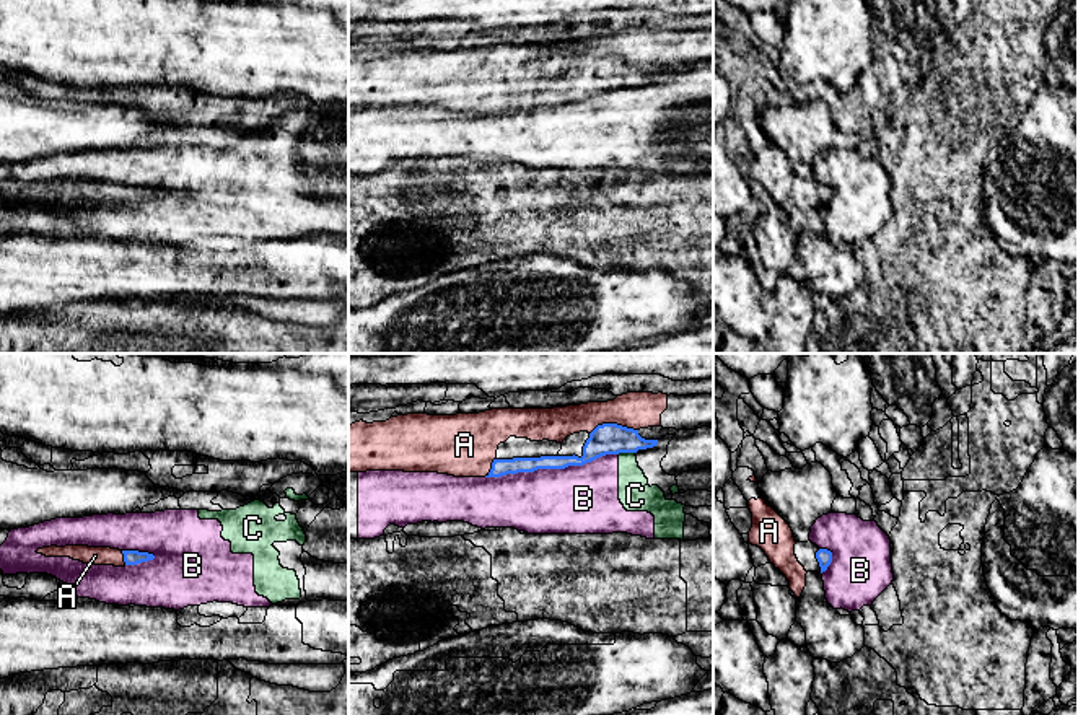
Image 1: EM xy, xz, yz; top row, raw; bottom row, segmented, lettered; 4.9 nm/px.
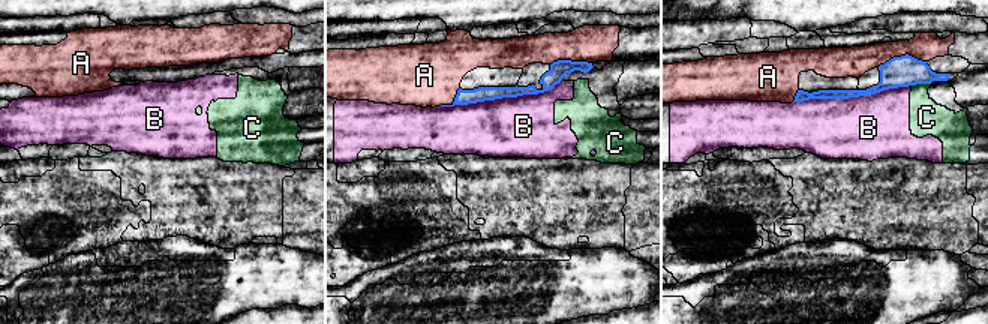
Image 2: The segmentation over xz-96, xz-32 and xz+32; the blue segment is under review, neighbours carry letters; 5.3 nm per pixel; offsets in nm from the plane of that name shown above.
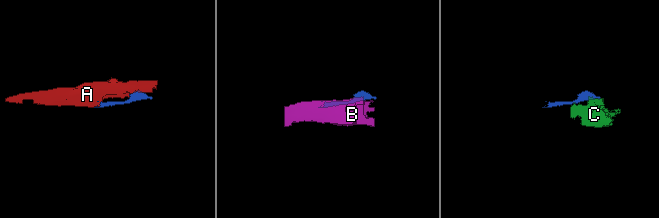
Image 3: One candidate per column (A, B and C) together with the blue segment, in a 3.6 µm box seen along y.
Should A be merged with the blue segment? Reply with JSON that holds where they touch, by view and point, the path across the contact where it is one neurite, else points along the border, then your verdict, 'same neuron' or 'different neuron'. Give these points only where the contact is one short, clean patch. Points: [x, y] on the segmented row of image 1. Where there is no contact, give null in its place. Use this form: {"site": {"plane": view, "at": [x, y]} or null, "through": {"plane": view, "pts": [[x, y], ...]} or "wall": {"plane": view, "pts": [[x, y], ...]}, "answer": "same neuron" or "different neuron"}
{"site": {"plane": "xz", "at": [613, 424]}, "answer": "same neuron"}

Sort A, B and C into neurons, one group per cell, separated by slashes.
A / B C

